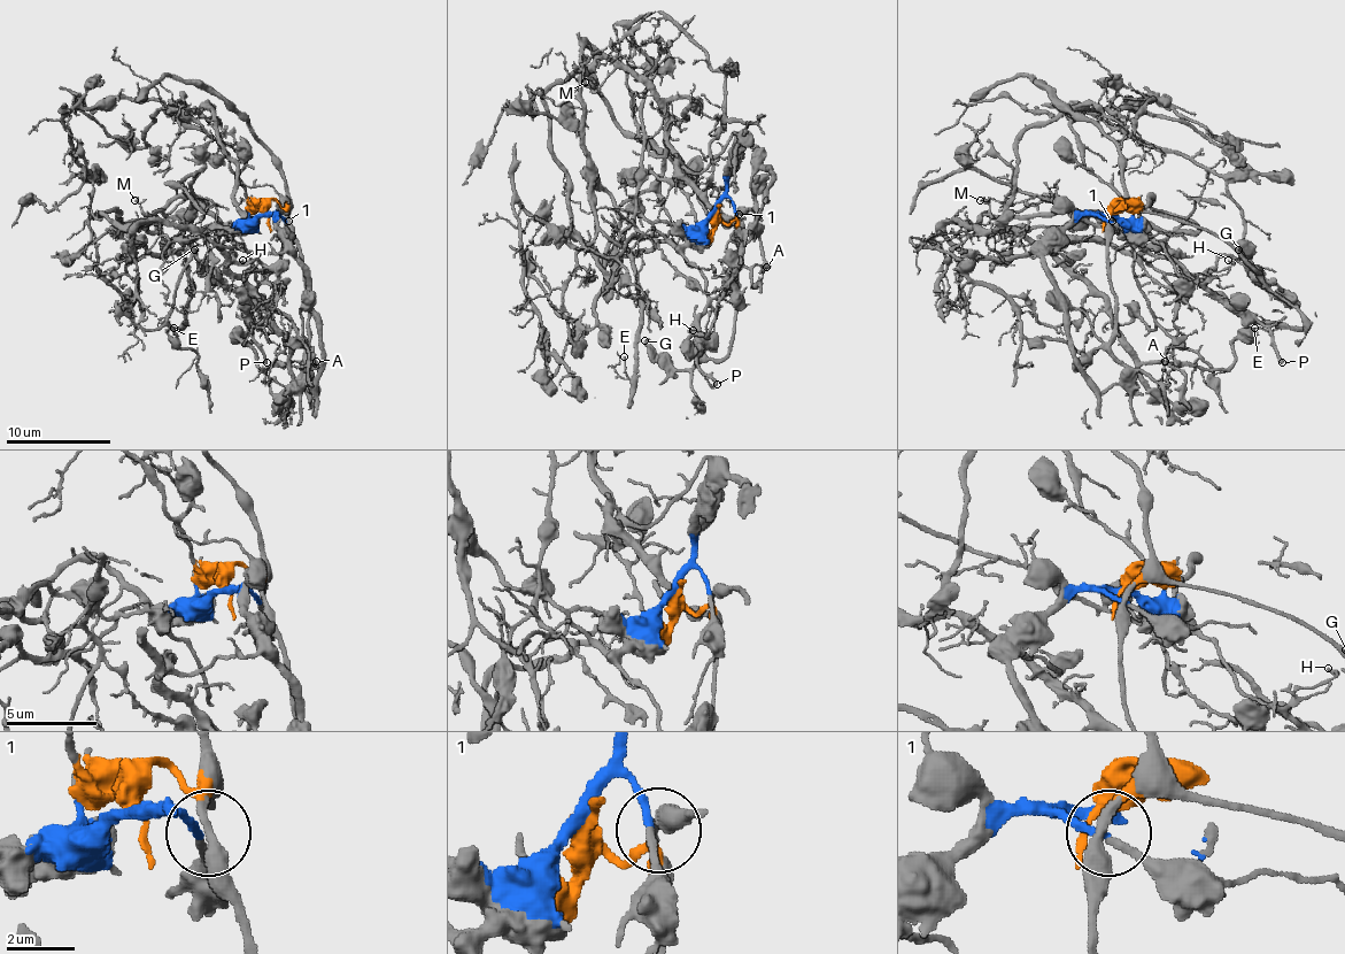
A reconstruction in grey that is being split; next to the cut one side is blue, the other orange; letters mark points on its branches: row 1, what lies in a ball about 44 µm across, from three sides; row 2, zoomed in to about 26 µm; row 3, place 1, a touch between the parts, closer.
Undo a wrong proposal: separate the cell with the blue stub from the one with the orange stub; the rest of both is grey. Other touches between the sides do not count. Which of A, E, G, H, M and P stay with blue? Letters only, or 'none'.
E, H, M, P

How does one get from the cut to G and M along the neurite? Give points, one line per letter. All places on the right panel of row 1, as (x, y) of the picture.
G: (1110, 213), (1118, 200), (1122, 208), (1162, 213), (1210, 229), (1249, 263), (1267, 286), (1238, 249)
M: (1110, 215), (1077, 215), (1038, 252), (1059, 252), (1071, 263), (965, 223), (986, 223), (989, 205), (981, 200)

